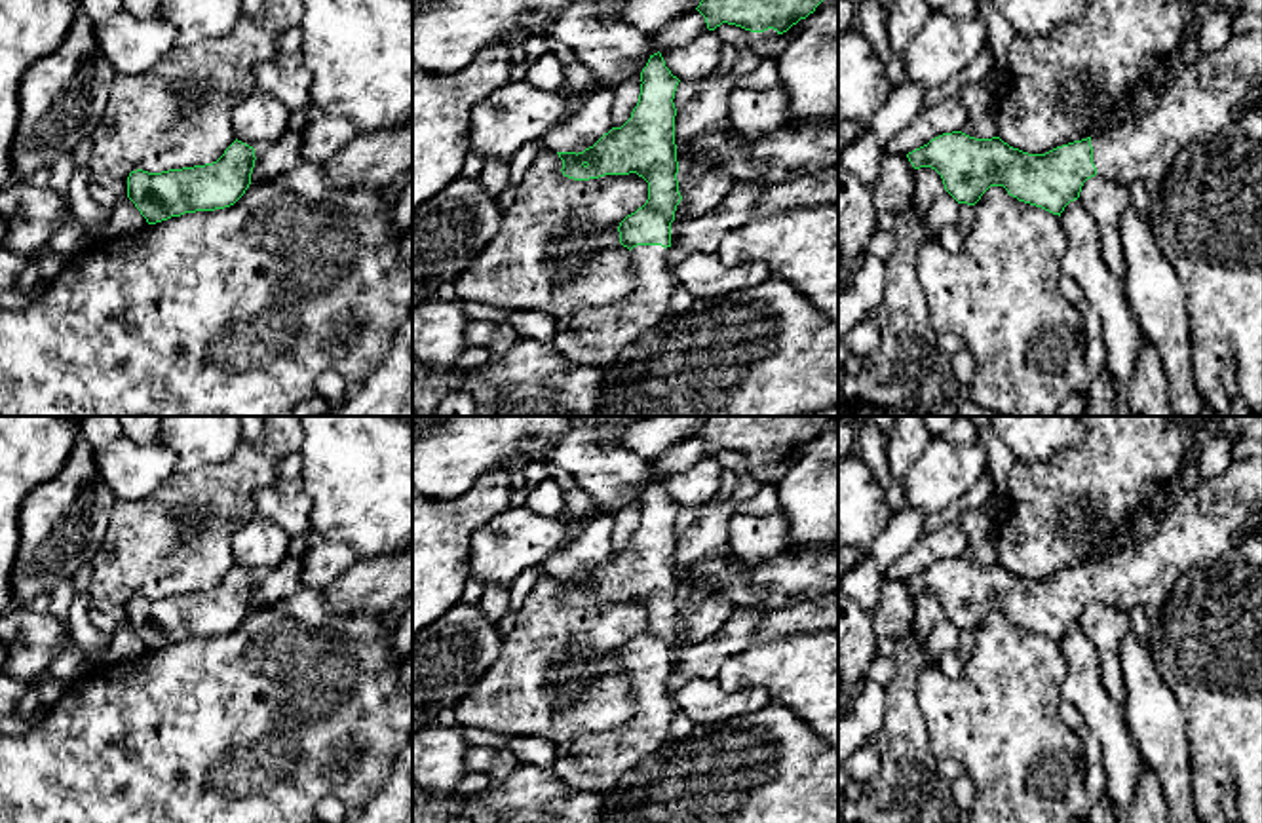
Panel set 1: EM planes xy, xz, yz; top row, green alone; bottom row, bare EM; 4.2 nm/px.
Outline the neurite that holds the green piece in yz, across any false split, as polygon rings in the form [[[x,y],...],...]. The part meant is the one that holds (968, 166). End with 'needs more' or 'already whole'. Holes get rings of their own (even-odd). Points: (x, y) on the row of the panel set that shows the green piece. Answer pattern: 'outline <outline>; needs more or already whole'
outline [[[1262,32],[1233,34],[1218,51],[1186,59],[1144,112],[1100,135],[1028,154],[1000,137],[952,131],[907,158],[914,169],[935,169],[958,203],[975,205],[990,186],[1004,186],[1019,201],[1061,217],[1095,175],[1125,186],[1140,179],[1154,194],[1184,146],[1233,122],[1233,108],[1256,80]]]; needs more

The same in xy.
outline [[[236,139],[213,163],[162,173],[131,171],[127,198],[148,224],[184,213],[224,209],[249,188],[255,160],[255,148]]]; already whole

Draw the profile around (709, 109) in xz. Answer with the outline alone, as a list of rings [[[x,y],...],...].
[[[711,74],[699,80],[698,95],[677,108],[675,116],[675,144],[679,171],[692,167],[692,143],[711,131],[730,124],[730,93],[736,87],[736,78],[728,74]]]

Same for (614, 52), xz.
[[[570,0],[561,13],[545,19],[525,13],[523,27],[528,36],[564,44],[610,91],[641,76],[650,59],[648,34],[606,15],[595,0]]]

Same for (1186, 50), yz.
[[[1186,23],[1180,48],[1165,59],[1165,67],[1178,68],[1186,59],[1190,59],[1195,53],[1195,38],[1197,32],[1192,32]]]

